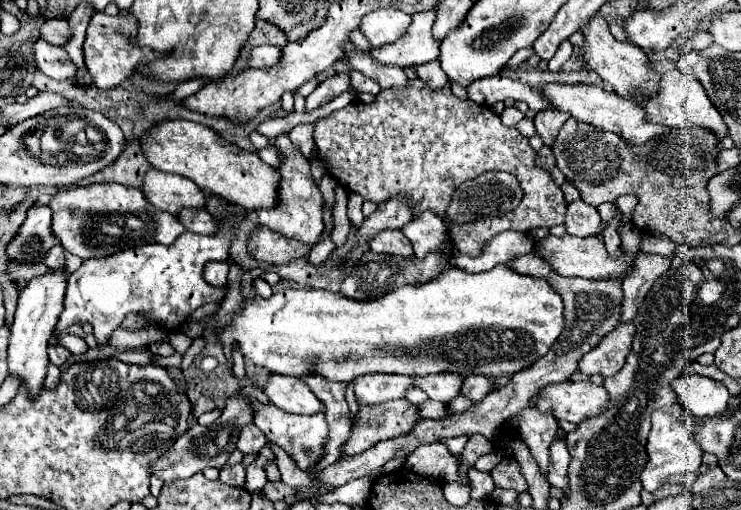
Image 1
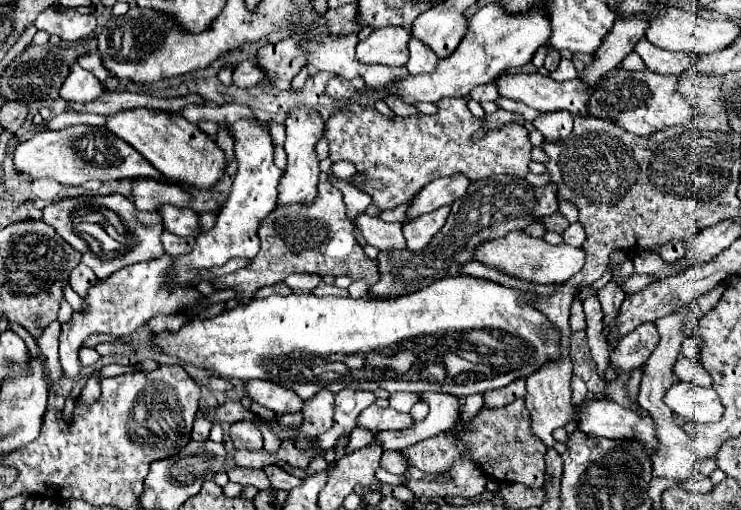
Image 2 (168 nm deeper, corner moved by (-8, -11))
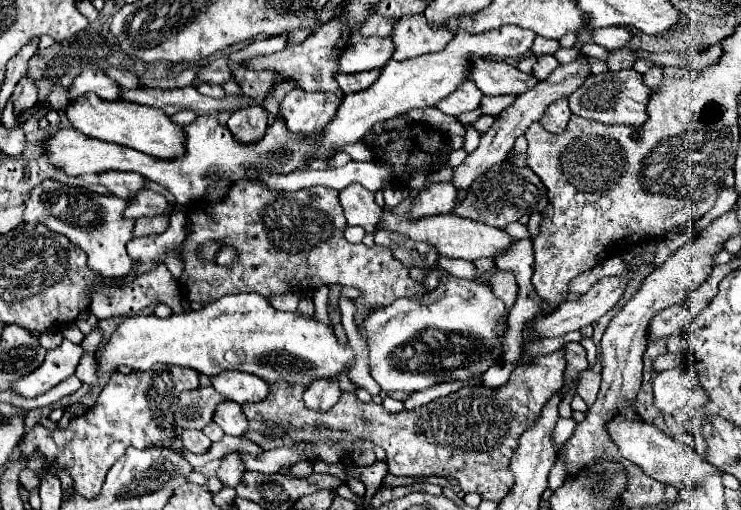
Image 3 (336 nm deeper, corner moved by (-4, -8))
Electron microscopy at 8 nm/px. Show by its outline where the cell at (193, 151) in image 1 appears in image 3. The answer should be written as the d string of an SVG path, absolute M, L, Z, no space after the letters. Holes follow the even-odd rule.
M84 94L76 102L72 102L66 110L72 126L86 136L122 144L134 150L140 150L148 156L156 156L160 160L174 160L184 154L184 128L178 126L166 112L154 106L134 104L126 100L100 100L96 94Z

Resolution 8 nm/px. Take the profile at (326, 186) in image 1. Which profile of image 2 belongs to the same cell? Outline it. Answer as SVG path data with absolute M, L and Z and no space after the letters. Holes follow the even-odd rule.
M318 183L318 197L310 205L282 205L276 207L268 217L262 219L258 227L258 237L262 241L258 255L246 269L246 277L240 273L228 273L216 277L212 285L216 289L234 289L238 301L248 303L254 299L256 289L264 285L282 283L292 273L318 273L318 275L346 275L352 281L364 279L368 287L380 281L378 261L368 259L362 247L354 239L354 223L346 217L346 205L342 193L330 183Z

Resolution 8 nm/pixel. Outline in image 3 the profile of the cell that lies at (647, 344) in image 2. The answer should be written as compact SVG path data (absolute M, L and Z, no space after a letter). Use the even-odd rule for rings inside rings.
M674 304L662 312L658 312L648 326L648 340L662 340L672 336L674 332L678 332L680 328L684 328L686 324L690 324L690 314L688 310L684 310L680 304Z

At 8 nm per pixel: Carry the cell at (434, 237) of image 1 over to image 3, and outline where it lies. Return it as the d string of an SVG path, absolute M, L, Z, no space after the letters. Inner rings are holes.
M450 182L432 184L414 200L410 216L416 218L416 216L436 216L452 212L454 204L456 204L456 188Z

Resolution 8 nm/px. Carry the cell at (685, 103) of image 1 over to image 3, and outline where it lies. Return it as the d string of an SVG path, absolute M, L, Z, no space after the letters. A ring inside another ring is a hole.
M618 70L618 72L604 72L604 74L590 74L588 80L568 96L570 100L570 110L572 114L578 114L586 120L602 122L602 124L628 124L628 126L638 126L648 120L648 98L650 98L650 88L644 84L642 74L636 70Z

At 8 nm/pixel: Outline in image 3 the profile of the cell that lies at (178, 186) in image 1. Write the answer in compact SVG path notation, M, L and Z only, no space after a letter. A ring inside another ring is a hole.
M104 172L98 178L100 184L104 184L114 196L120 196L124 200L134 200L146 188L144 176L132 172Z

